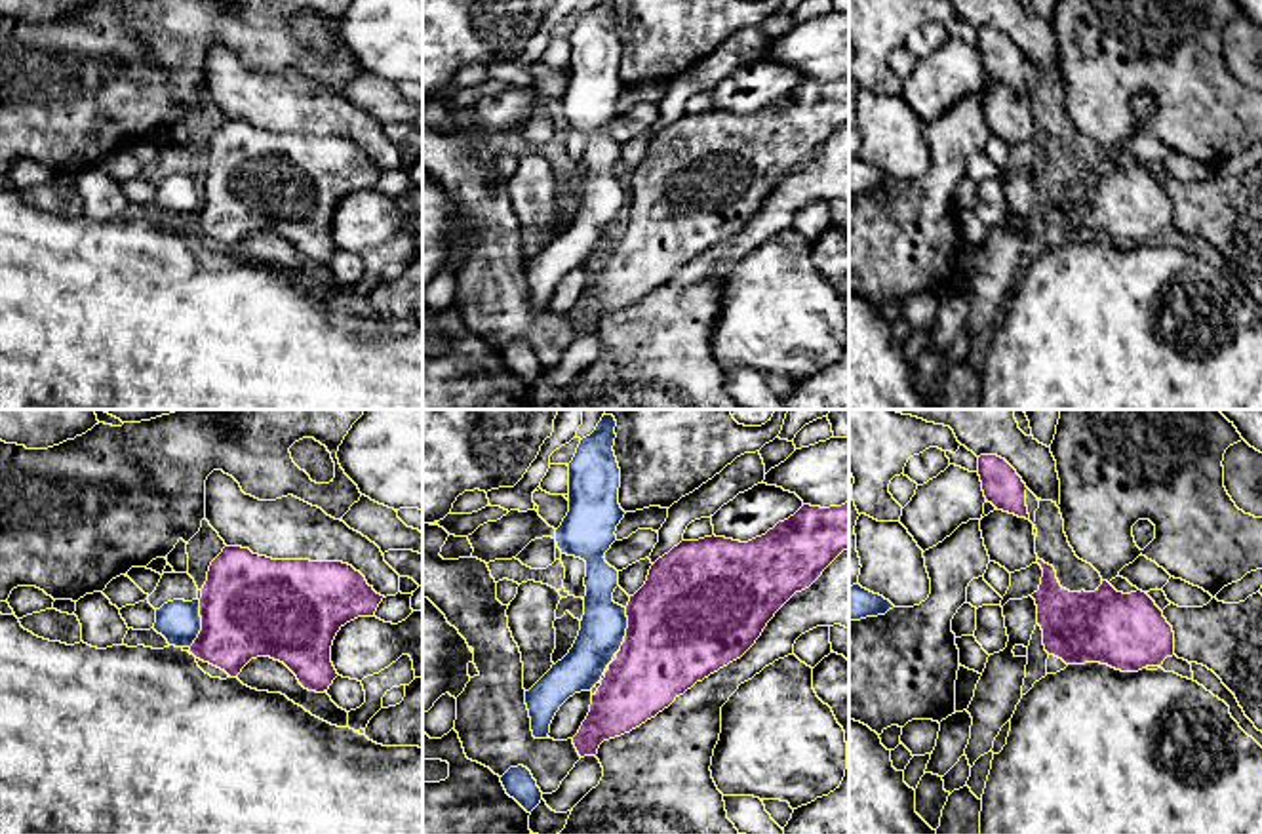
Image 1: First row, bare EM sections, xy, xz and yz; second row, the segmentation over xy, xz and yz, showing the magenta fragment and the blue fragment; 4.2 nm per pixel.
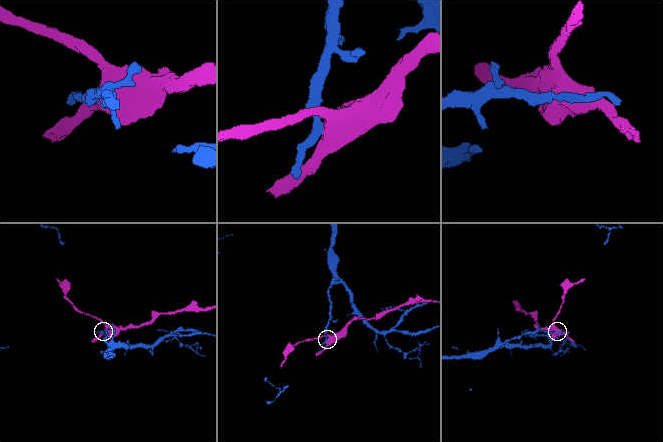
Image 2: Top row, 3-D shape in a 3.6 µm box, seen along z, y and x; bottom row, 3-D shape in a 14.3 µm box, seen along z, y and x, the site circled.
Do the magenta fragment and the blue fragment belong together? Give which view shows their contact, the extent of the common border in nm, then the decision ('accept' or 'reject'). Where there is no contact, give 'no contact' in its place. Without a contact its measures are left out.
meets magenta in xy; contact 200 nm long; reject

